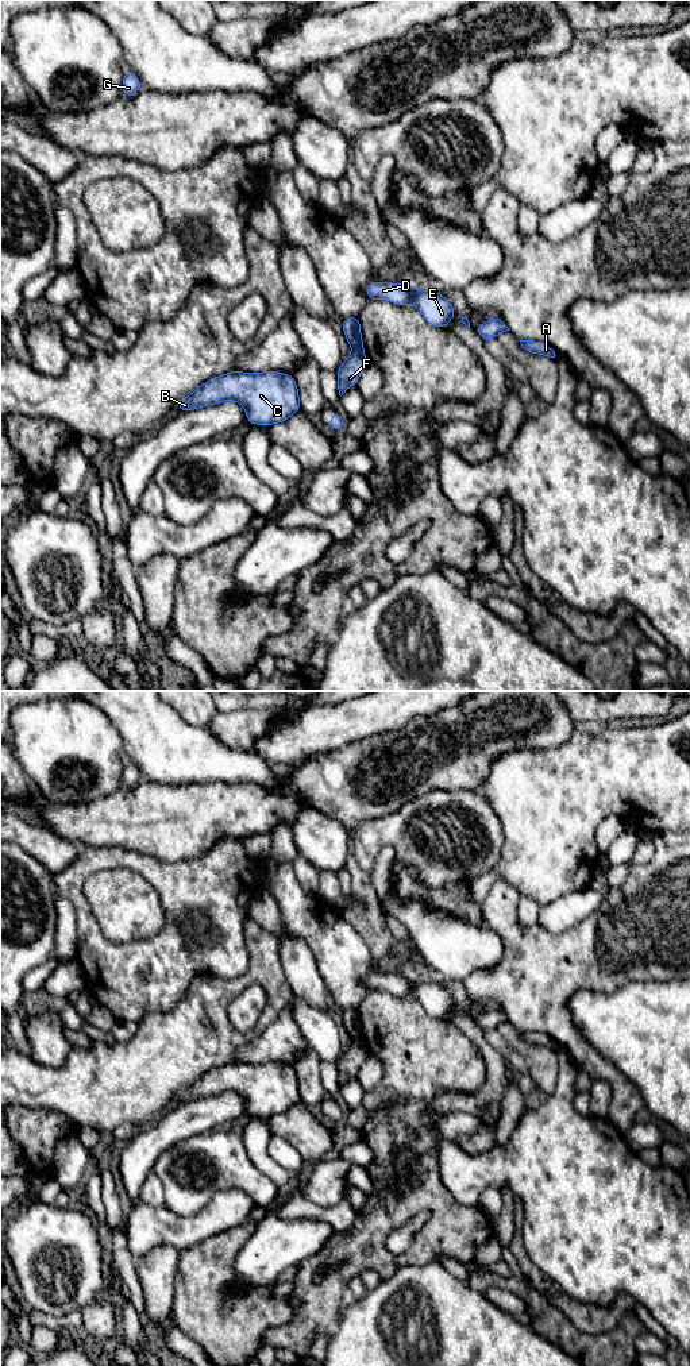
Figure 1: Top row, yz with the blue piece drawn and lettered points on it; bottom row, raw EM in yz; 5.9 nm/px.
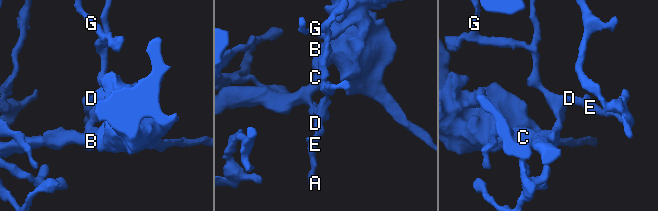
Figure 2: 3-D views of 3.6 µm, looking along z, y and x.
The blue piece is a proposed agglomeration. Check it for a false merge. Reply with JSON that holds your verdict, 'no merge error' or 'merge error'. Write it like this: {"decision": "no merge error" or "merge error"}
{"decision": "merge error"}

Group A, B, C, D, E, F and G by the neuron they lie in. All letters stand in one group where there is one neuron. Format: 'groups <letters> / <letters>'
groups A D E G / B C F

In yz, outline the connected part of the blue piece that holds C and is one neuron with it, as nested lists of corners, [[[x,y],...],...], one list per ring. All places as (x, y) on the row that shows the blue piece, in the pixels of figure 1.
[[[232,370],[213,377],[176,405],[185,413],[230,400],[244,408],[251,425],[275,425],[301,409],[294,377],[271,370],[254,374]]]

